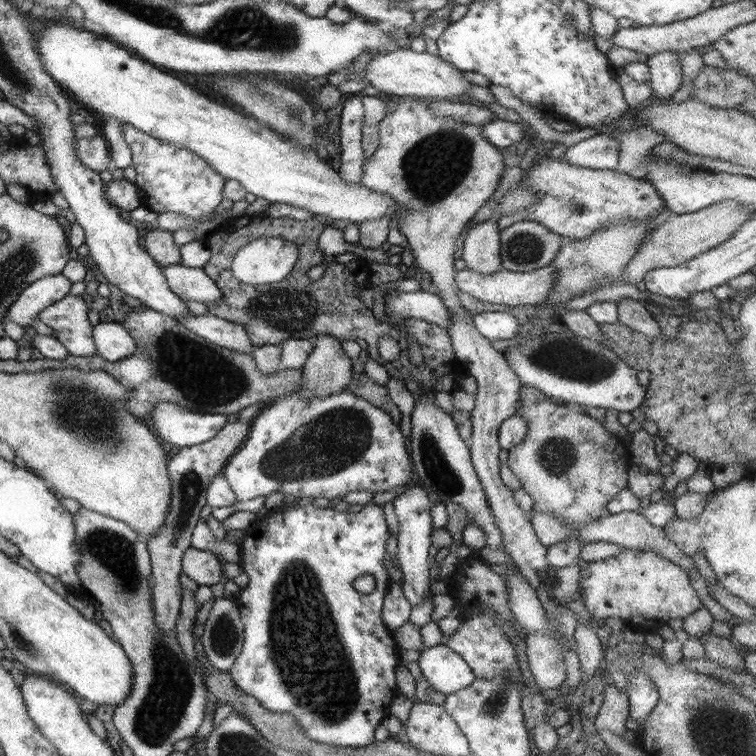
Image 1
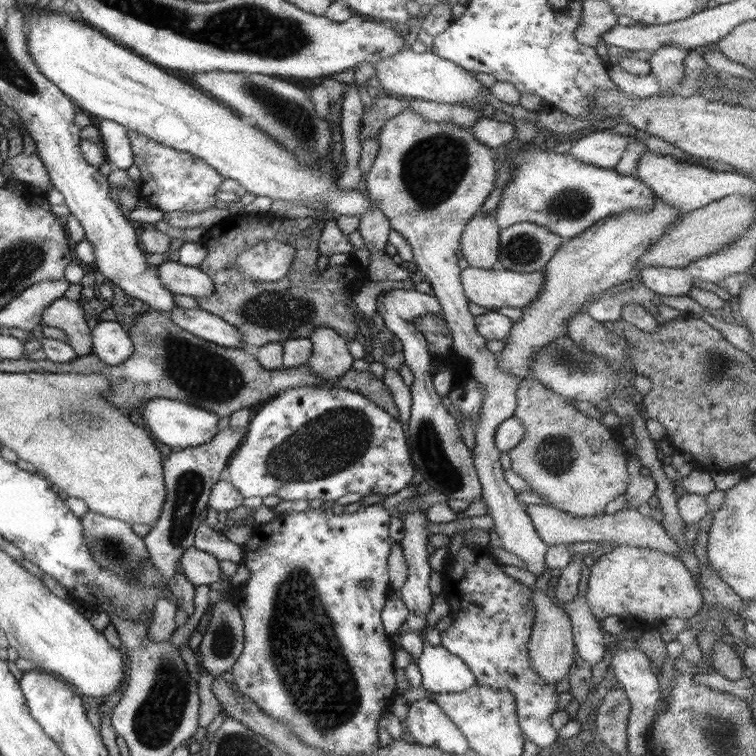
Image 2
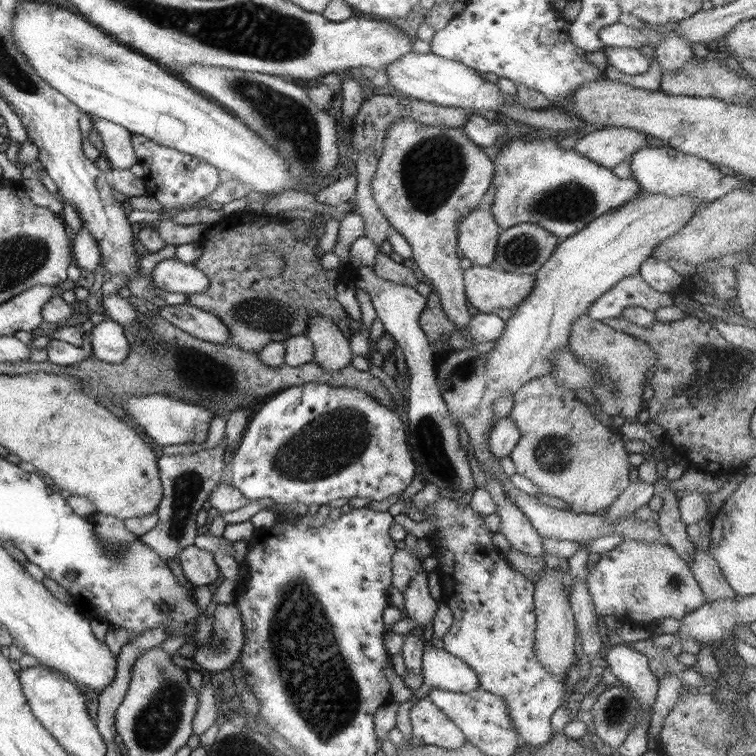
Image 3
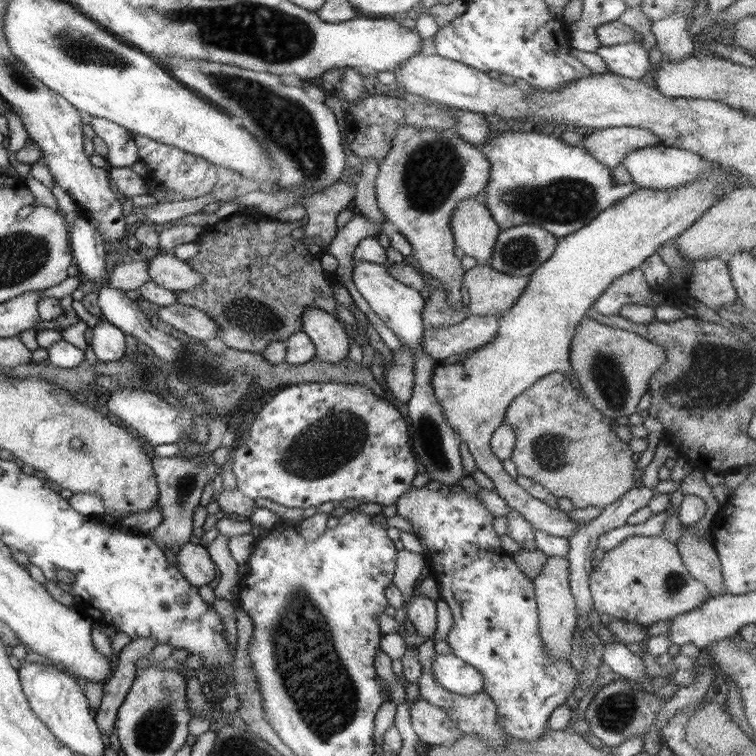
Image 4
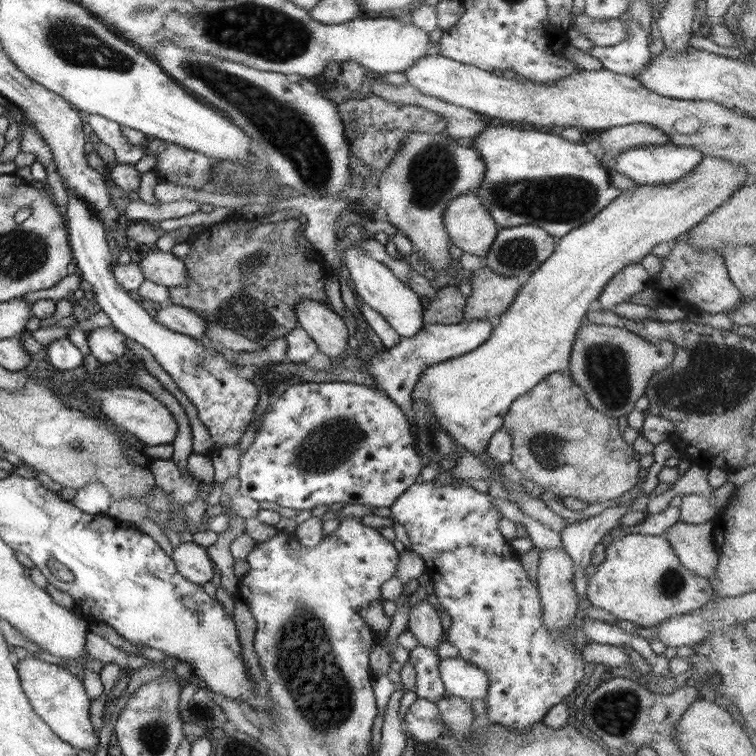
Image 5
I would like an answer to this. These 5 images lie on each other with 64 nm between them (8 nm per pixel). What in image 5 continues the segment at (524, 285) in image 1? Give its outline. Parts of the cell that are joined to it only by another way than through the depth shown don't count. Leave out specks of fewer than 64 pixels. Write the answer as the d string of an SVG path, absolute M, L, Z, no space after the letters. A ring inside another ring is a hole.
M485 266L473 271L469 281L472 290L463 306L461 321L483 319L493 327L497 326L523 283L516 277L505 278L495 274Z

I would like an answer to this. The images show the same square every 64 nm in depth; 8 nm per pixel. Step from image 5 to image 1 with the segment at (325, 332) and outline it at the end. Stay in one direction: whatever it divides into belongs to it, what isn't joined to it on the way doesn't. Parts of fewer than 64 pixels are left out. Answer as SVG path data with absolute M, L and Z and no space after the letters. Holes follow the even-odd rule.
M317 334L315 346L300 368L303 384L296 392L309 400L313 396L325 398L345 390L351 378L351 358L342 350L339 339L331 334Z

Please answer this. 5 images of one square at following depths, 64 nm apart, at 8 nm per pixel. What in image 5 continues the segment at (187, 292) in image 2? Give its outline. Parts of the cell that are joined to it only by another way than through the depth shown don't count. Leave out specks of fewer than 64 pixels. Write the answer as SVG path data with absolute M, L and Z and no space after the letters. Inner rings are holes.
M149 250L137 262L143 279L155 284L171 287L187 282L185 267L180 259L171 252Z

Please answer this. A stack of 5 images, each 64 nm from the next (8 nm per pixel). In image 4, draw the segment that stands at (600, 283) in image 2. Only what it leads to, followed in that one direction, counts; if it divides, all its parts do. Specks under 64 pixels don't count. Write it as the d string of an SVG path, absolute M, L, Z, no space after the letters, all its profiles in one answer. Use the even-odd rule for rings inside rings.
M717 162L707 165L709 172L701 180L669 192L635 188L579 230L558 239L553 254L527 278L521 296L498 319L495 336L463 359L447 365L437 363L431 370L433 395L441 405L445 421L457 433L459 442L467 445L477 470L491 480L494 492L535 531L567 539L588 523L569 518L565 512L547 506L520 488L491 453L491 435L504 422L511 401L533 382L549 373L570 372L567 352L575 327L605 288L615 278L638 267L667 240L689 228L721 199L722 193L733 188L736 173Z

